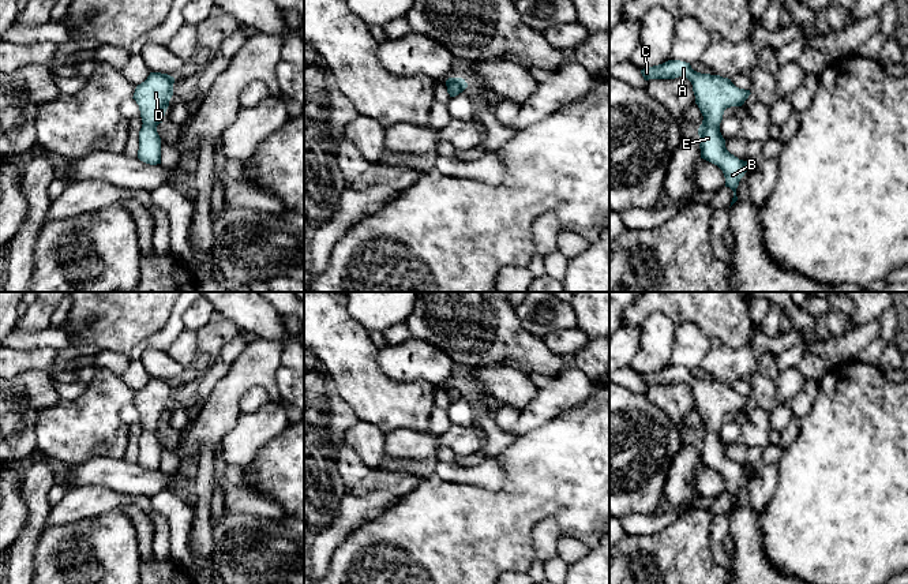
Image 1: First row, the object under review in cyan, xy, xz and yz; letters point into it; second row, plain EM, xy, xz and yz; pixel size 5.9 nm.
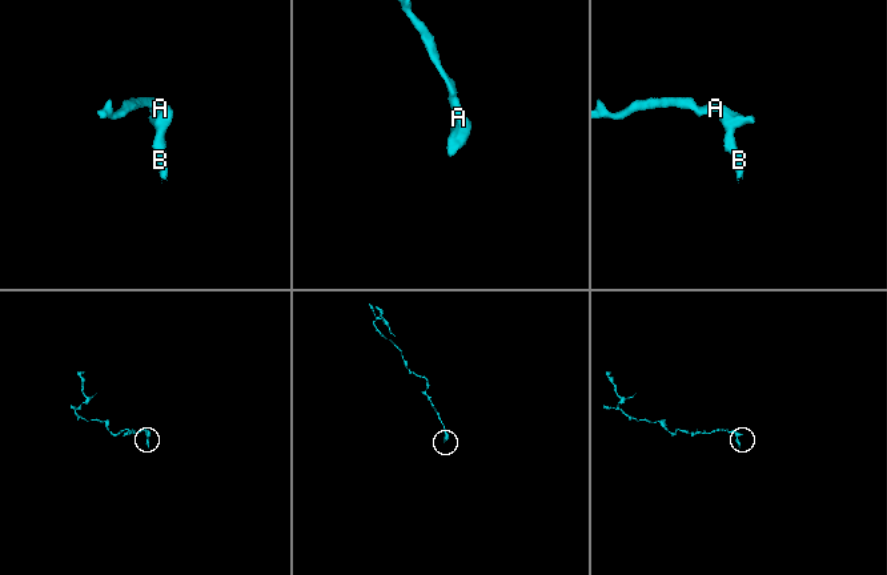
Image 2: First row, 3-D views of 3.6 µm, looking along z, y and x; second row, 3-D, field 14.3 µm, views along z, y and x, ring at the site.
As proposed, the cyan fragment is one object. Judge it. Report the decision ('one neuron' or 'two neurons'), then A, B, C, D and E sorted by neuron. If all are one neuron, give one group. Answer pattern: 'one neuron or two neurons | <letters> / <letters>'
one neuron | A B C D E

